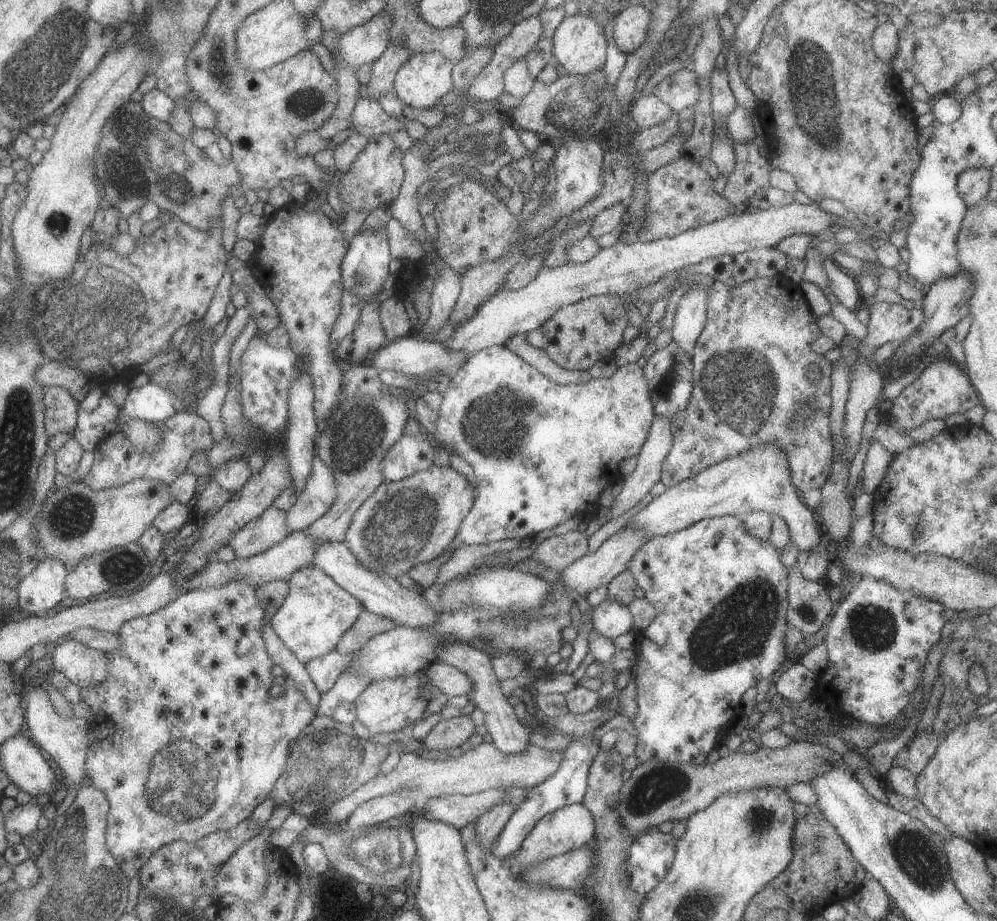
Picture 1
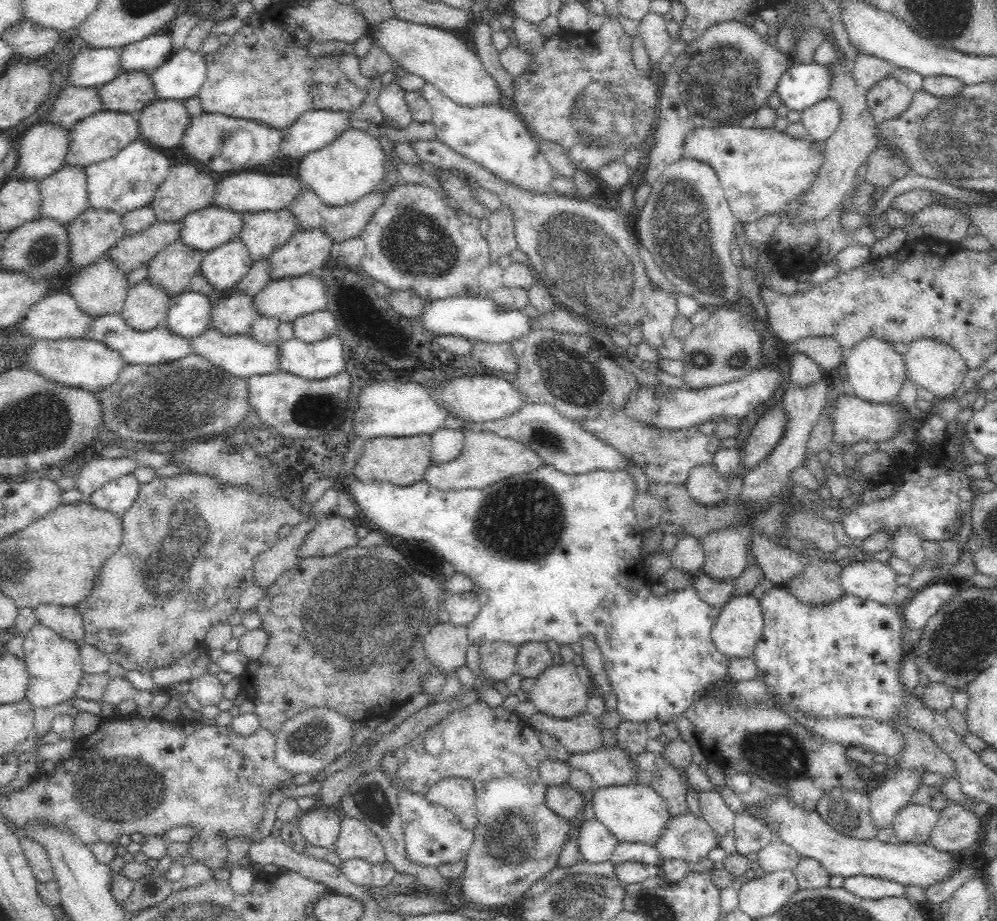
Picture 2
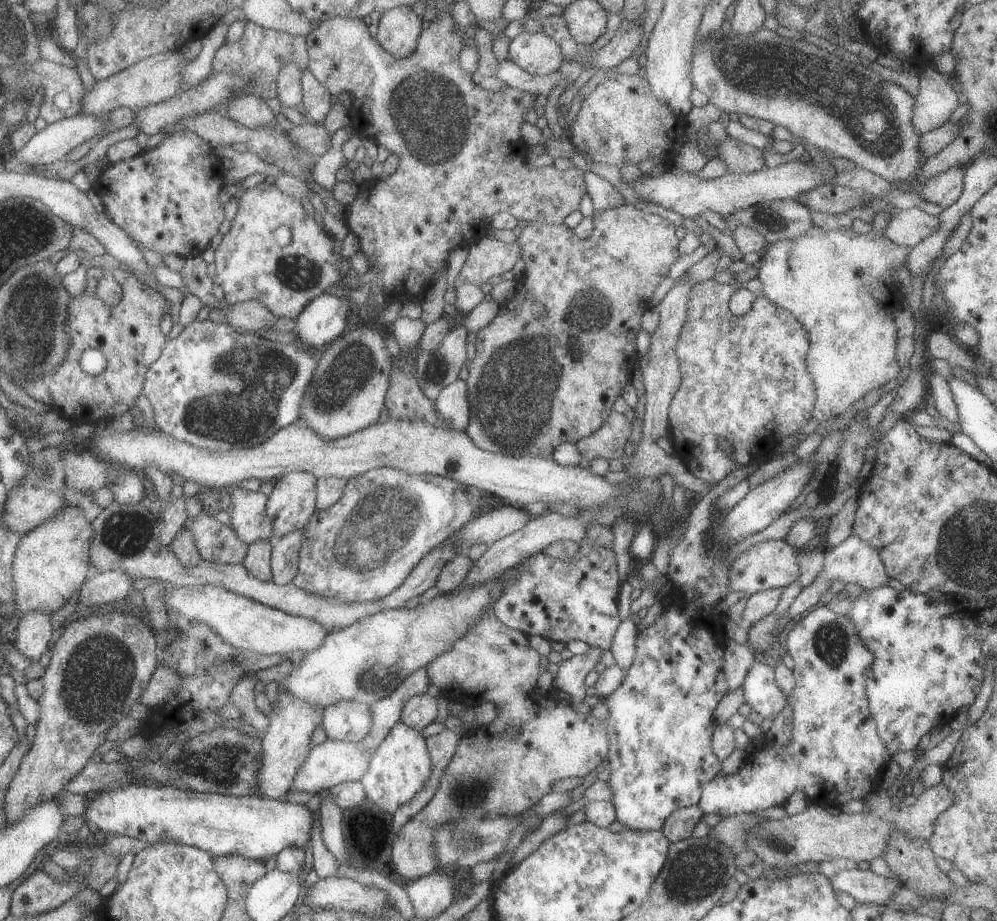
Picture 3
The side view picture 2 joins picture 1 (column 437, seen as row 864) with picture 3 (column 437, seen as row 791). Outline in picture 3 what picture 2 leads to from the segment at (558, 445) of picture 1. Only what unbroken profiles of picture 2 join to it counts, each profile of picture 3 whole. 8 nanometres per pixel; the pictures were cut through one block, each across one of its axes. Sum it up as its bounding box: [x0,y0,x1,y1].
[434,379,469,431]

